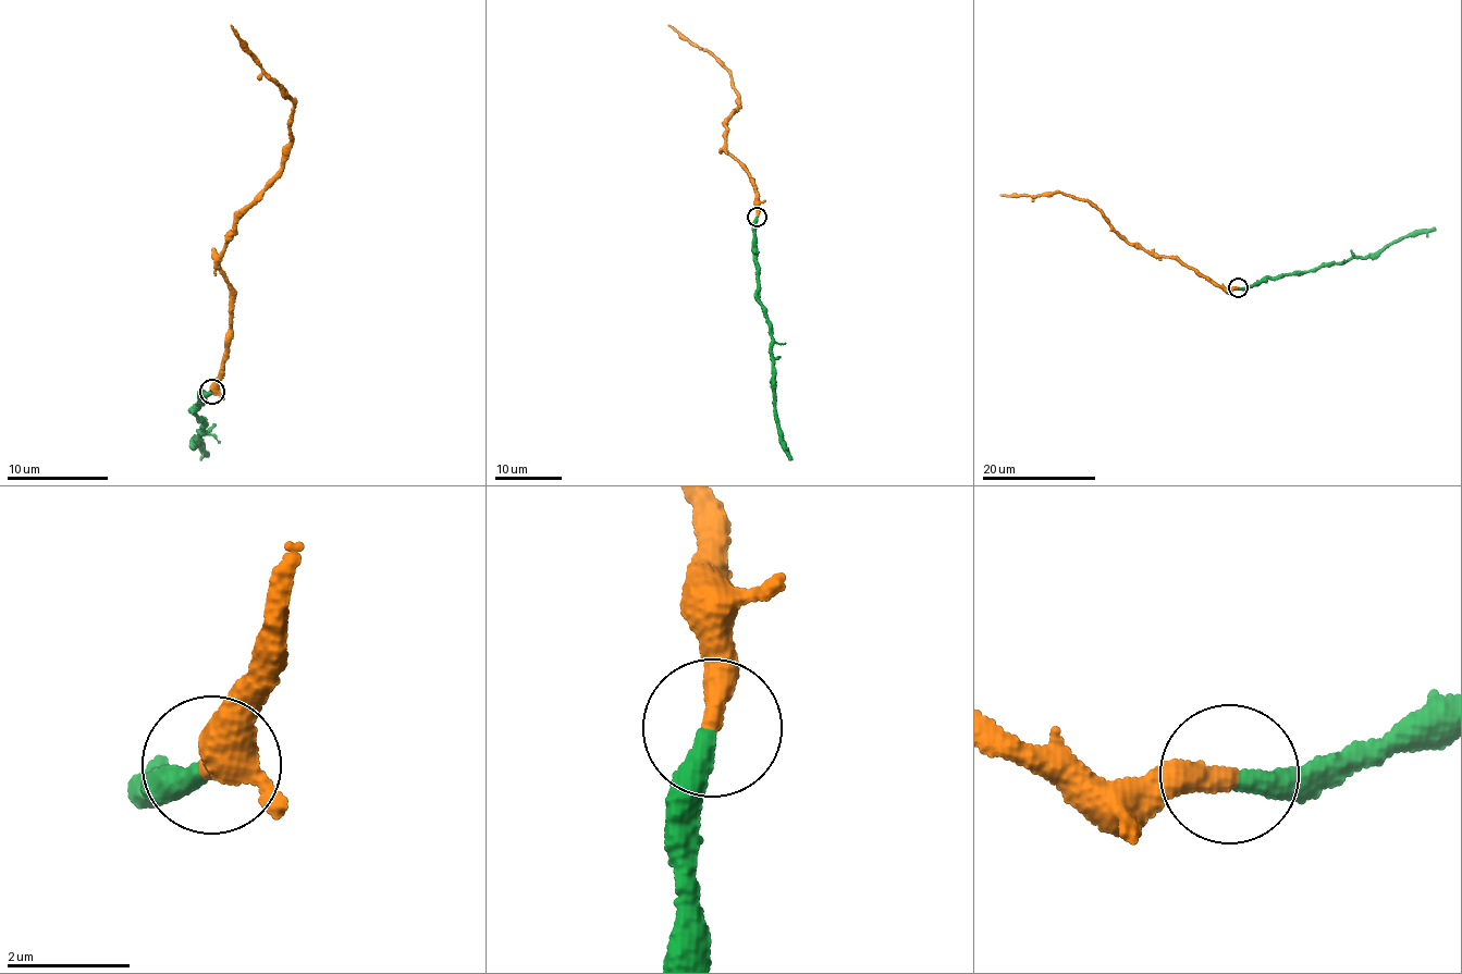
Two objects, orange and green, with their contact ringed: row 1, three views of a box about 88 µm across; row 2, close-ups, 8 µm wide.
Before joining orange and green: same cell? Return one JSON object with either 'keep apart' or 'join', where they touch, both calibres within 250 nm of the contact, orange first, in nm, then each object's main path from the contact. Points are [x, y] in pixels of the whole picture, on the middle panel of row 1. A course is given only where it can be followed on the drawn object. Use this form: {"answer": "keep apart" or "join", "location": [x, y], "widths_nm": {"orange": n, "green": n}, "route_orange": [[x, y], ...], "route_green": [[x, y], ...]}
{"answer": "join", "location": [757, 217], "widths_nm": {"orange": 400, "green": 360}, "route_orange": [[757, 216], [757, 192], [746, 168], [726, 150], [727, 118], [738, 108], [739, 91], [729, 71], [667, 25]], "route_green": [[757, 218], [753, 248], [757, 294], [768, 321], [776, 412], [785, 449], [791, 460]]}

